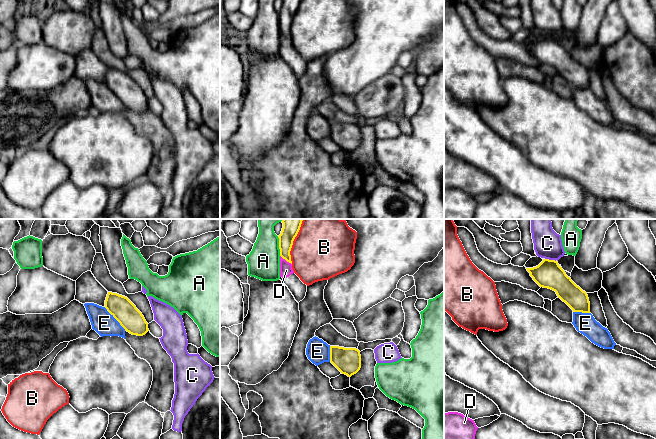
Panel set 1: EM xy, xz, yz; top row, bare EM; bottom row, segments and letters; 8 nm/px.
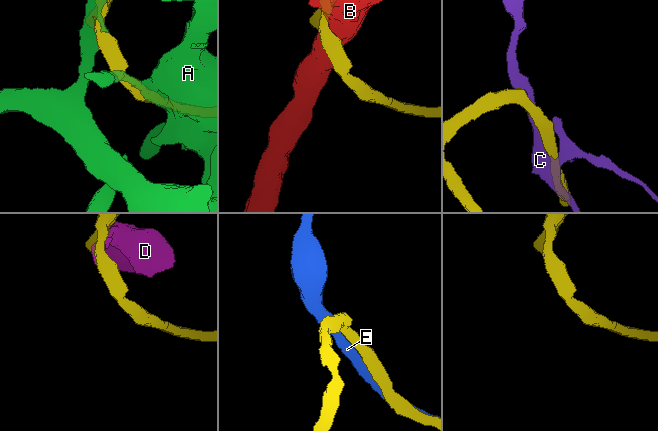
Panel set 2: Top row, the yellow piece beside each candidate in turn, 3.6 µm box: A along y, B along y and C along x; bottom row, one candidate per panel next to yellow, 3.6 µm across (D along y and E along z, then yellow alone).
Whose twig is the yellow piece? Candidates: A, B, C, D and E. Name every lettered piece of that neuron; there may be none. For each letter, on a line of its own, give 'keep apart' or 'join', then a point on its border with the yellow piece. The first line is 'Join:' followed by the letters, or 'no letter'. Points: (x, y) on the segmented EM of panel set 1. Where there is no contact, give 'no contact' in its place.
Join: E
A: keep apart | xz (279, 246)
B: keep apart | xz (293, 240)
C: keep apart | yz (550, 260)
D: keep apart | xz (286, 260)
E: join | xy (115, 318)

